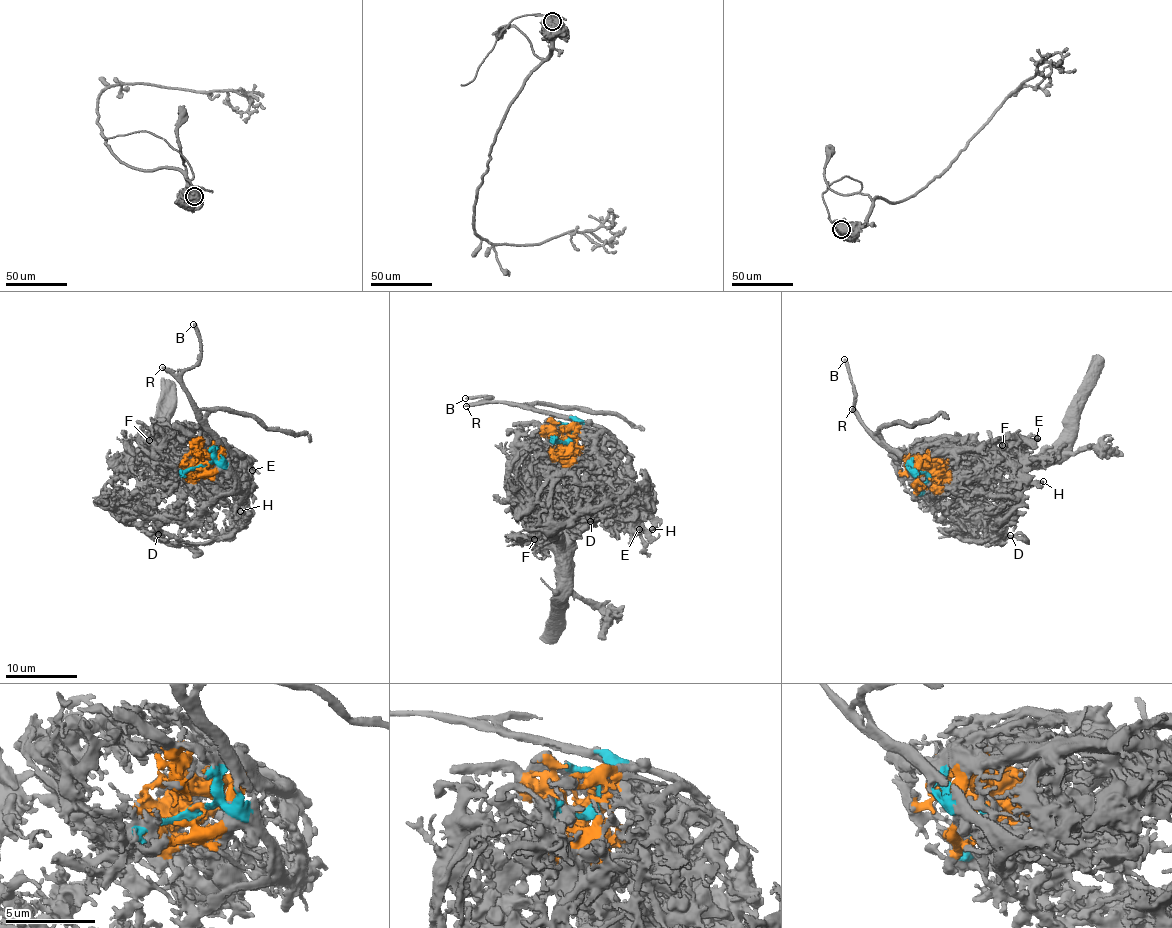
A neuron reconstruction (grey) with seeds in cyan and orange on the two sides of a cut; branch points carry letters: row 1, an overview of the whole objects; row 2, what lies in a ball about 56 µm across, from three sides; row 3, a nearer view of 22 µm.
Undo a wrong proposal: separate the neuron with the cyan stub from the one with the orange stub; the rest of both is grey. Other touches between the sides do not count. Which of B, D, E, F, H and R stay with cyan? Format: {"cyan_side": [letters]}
{"cyan_side": ["B", "R"]}

